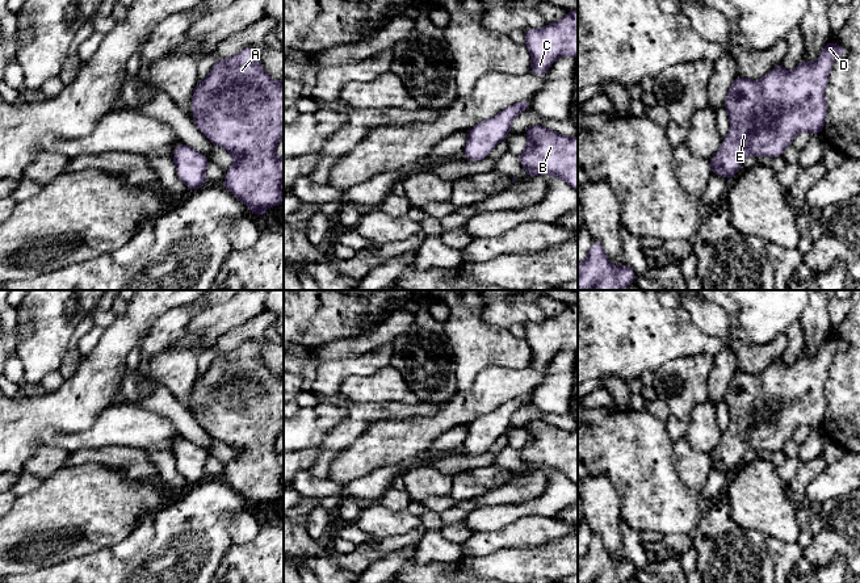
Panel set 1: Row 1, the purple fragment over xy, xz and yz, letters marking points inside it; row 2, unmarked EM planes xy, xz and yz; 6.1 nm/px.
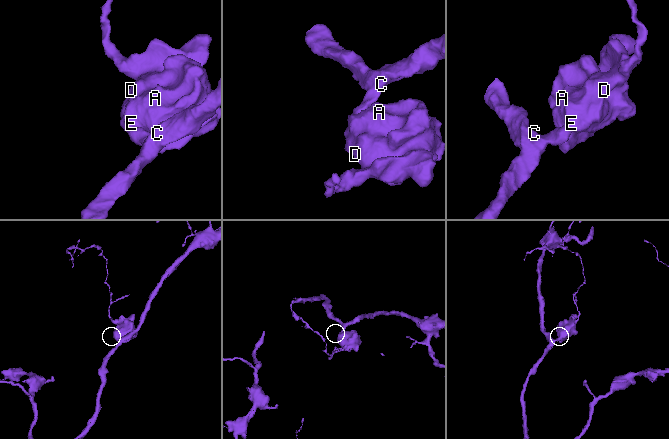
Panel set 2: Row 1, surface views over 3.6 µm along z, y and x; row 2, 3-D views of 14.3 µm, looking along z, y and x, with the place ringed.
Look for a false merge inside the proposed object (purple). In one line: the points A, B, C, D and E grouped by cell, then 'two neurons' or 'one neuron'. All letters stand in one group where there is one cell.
A B C D E | one neuron

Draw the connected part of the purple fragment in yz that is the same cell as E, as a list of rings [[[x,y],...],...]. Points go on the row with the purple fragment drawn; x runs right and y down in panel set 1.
[[[828,39],[815,62],[801,59],[790,72],[779,63],[759,80],[737,75],[723,105],[730,130],[709,160],[712,175],[733,180],[747,156],[779,158],[798,133],[821,134],[832,62],[846,54],[843,46]]]

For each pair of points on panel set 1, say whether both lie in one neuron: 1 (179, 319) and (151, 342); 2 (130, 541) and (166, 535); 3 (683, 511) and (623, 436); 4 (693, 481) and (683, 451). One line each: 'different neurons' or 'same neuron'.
1: same neuron
2: different neurons
3: same neuron
4: same neuron

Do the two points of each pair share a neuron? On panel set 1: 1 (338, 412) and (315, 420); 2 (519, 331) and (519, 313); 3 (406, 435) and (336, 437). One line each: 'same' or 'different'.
1: same
2: different
3: different

